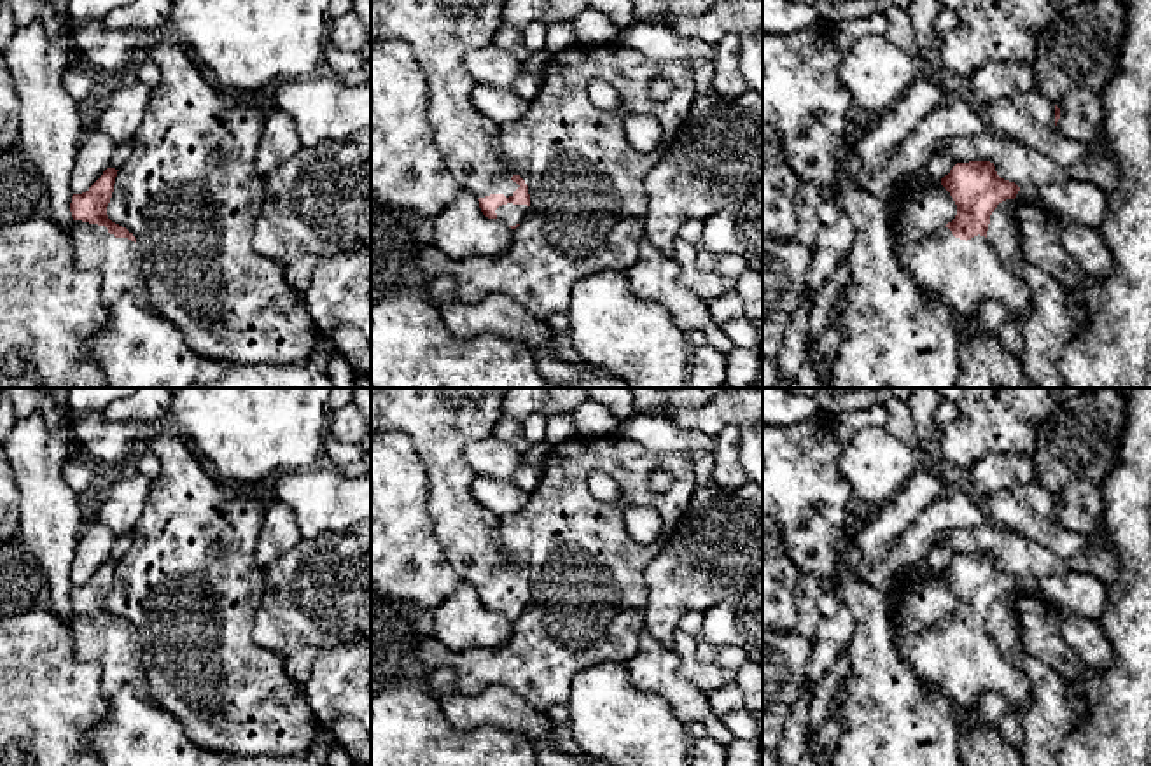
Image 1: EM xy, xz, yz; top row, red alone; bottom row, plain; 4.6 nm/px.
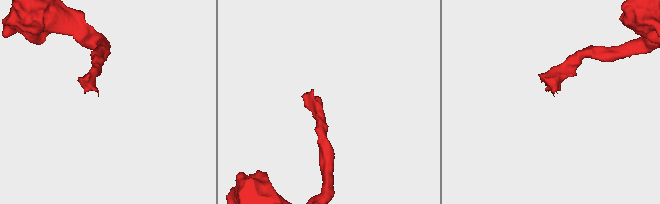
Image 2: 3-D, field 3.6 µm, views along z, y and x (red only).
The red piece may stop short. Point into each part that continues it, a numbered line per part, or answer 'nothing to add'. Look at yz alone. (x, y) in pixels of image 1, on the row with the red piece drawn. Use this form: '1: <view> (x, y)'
1: yz (966, 275)

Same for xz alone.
1: xz (439, 32)

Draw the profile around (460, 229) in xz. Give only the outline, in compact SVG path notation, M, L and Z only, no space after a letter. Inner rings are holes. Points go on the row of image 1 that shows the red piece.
M462 191L432 222L432 245L453 261L497 257L513 243L513 229L499 219L485 217L469 191Z

